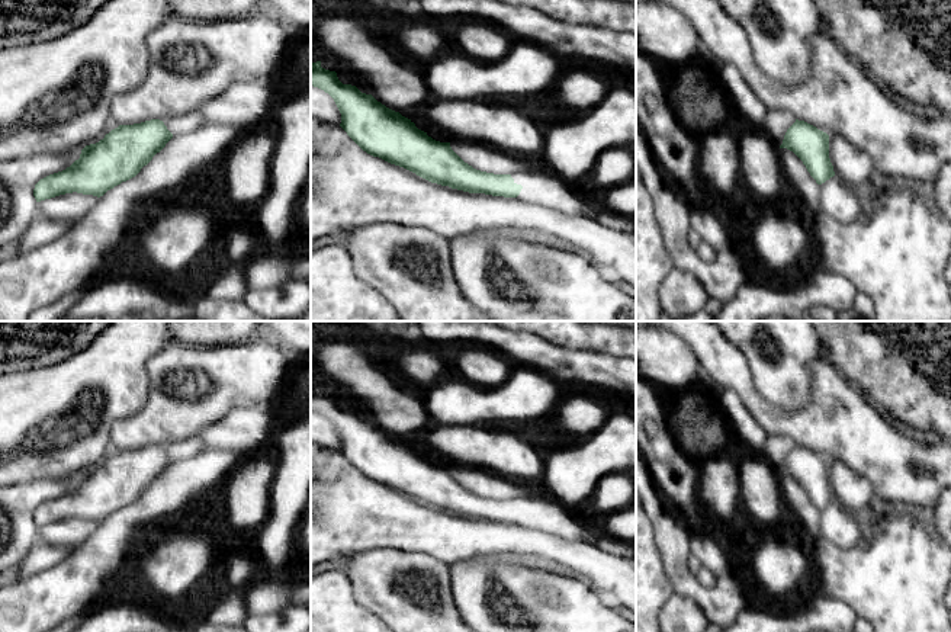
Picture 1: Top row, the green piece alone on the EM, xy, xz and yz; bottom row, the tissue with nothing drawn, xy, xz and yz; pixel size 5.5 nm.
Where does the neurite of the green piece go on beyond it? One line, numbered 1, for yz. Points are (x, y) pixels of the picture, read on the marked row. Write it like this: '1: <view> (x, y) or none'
1: none

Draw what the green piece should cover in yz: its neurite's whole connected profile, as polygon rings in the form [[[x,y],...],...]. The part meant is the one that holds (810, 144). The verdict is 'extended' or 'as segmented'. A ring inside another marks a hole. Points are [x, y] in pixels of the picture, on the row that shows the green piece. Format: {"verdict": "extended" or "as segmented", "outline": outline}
{"verdict": "as segmented", "outline": [[[796,119],[787,129],[780,148],[793,151],[803,161],[817,185],[835,176],[829,158],[829,135],[816,126]]]}

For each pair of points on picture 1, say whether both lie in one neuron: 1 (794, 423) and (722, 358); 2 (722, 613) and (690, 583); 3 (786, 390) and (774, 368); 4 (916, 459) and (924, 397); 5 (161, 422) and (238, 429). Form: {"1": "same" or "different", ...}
{"1": "same", "2": "same", "3": "same", "4": "different", "5": "different"}

